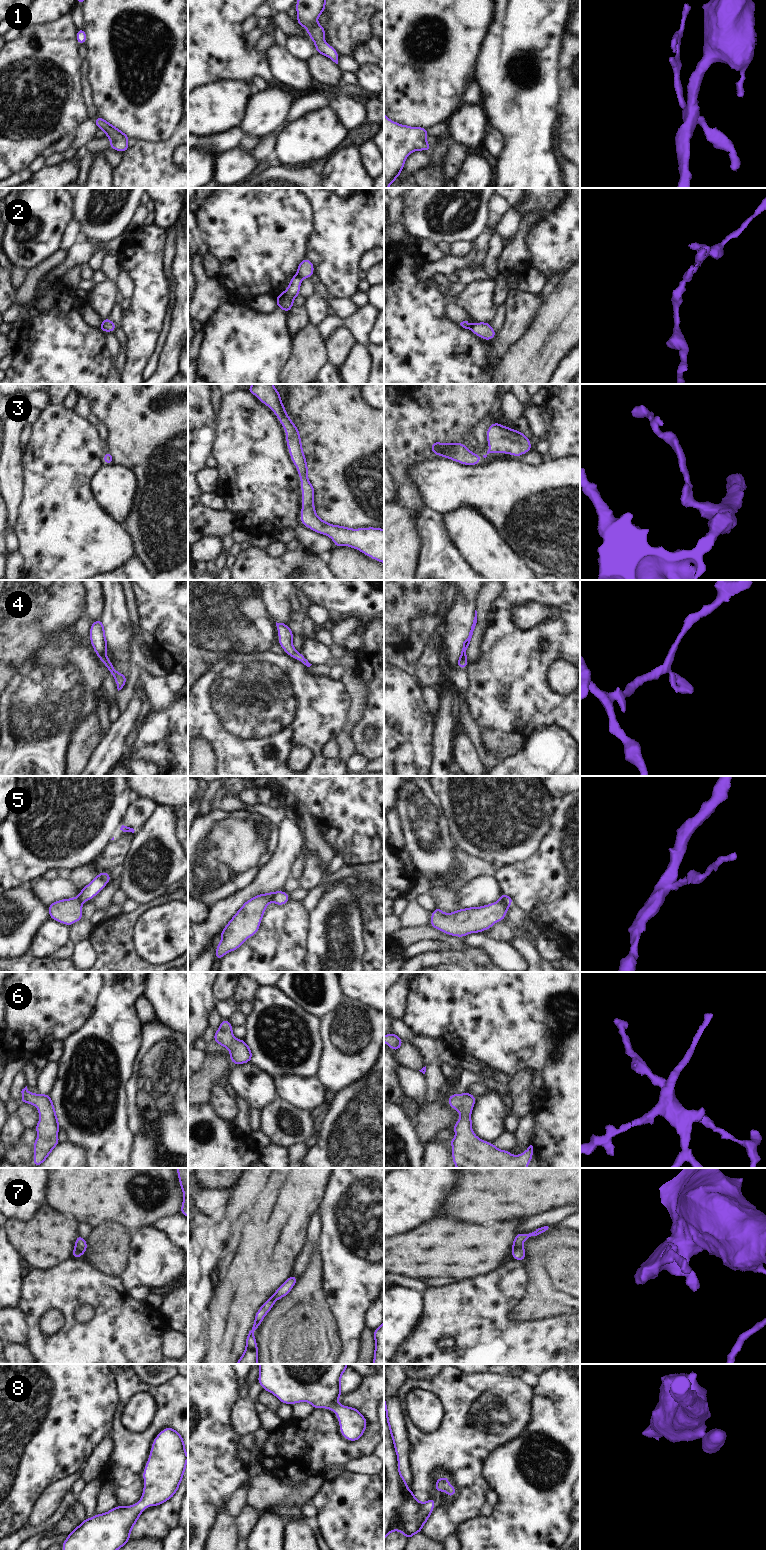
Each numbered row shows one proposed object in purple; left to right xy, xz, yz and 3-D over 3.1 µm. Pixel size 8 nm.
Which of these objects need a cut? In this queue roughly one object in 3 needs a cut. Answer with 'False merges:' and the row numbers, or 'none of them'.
False merges: 2, 5, 7.

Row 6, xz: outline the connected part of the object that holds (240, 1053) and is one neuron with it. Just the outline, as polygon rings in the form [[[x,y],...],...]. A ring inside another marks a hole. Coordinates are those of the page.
[[[222,1019],[219,1029],[215,1031],[213,1041],[230,1051],[229,1057],[233,1064],[251,1062],[252,1051],[245,1040],[233,1037],[233,1026],[229,1020]]]

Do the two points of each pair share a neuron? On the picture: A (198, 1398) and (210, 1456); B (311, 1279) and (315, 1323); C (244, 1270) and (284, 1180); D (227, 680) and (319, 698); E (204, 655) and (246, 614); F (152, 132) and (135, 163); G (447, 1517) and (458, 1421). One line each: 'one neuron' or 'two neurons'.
A: one neuron
B: one neuron
C: one neuron
D: one neuron
E: one neuron
F: two neurons
G: one neuron

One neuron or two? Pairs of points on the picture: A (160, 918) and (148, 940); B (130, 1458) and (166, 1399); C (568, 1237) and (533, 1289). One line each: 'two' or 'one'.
A: one
B: one
C: one

